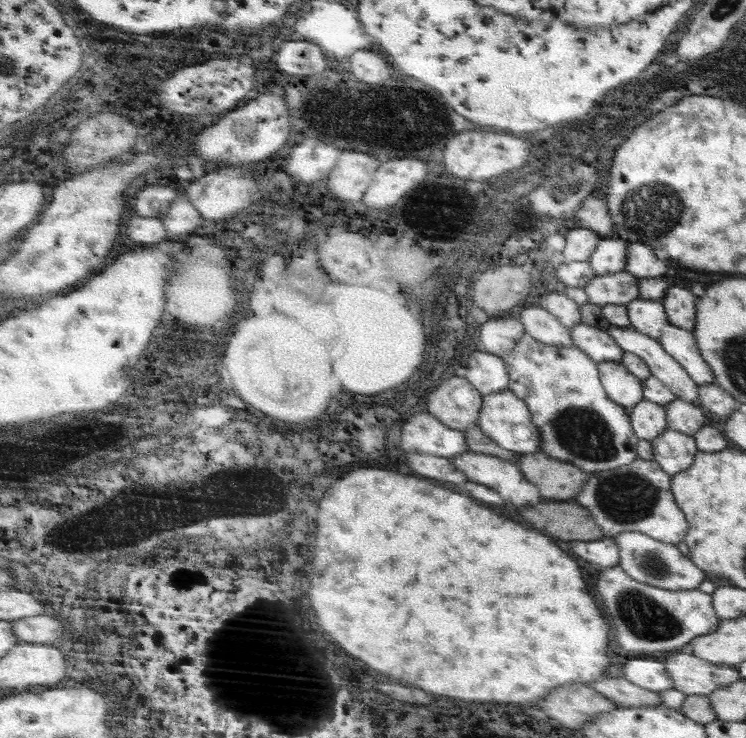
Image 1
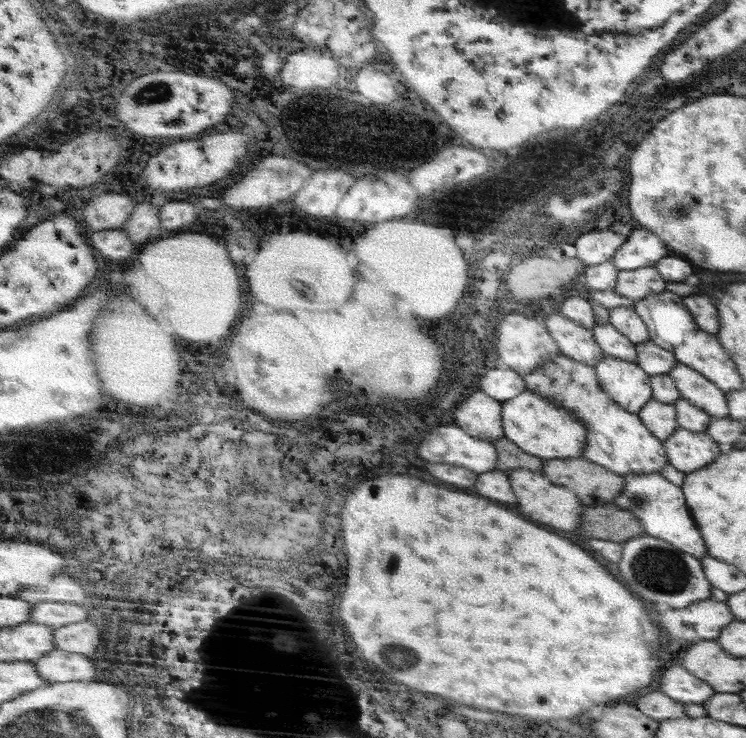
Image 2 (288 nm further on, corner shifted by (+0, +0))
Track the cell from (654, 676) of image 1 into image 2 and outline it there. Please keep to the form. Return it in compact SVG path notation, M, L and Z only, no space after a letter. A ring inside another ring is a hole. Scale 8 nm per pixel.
M671 664L669 668L661 668L657 692L663 692L665 696L681 704L701 704L707 698L711 698L711 694L715 694L707 684L687 674L687 670L677 664Z

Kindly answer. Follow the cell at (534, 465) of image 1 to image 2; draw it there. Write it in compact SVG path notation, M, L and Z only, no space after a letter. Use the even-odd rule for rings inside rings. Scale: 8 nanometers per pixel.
M583 458L543 460L541 474L553 484L575 492L585 508L609 504L623 490L623 478L619 474Z

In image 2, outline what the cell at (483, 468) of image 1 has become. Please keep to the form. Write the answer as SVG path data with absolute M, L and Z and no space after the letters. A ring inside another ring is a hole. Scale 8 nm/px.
M515 468L515 470L509 470L507 474L511 478L511 488L519 500L517 504L521 506L523 514L527 514L529 518L533 518L545 526L551 526L551 528L557 528L563 532L575 532L577 522L579 522L581 512L583 512L583 506L581 506L575 492L553 484L541 472L533 472L529 468Z

